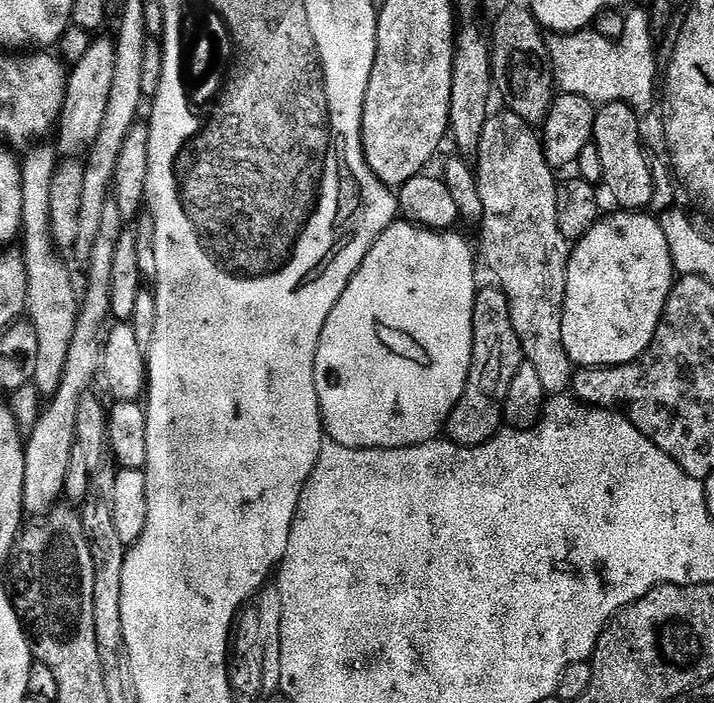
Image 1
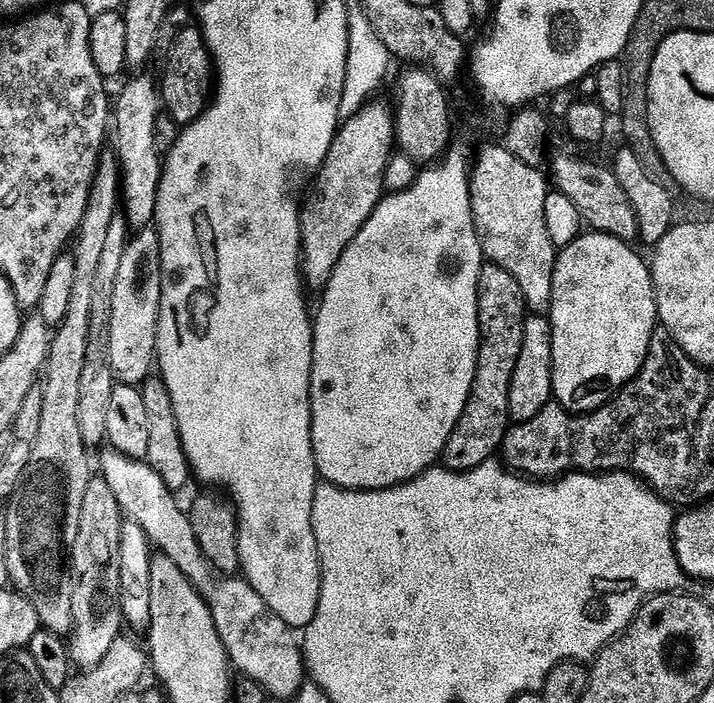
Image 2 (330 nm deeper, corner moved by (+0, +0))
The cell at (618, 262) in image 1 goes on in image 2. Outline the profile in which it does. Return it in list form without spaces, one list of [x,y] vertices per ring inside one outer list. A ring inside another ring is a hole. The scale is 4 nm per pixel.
[[[595,230],[585,231],[574,242],[559,249],[554,270],[554,290],[552,291],[552,307],[550,309],[550,323],[552,326],[552,395],[555,403],[561,404],[567,412],[573,414],[587,414],[604,407],[620,389],[635,378],[642,370],[642,366],[648,357],[650,342],[655,334],[660,311],[656,301],[656,287],[652,281],[652,270],[647,259],[644,260],[632,249],[633,245],[626,240],[619,240],[605,232]]]

